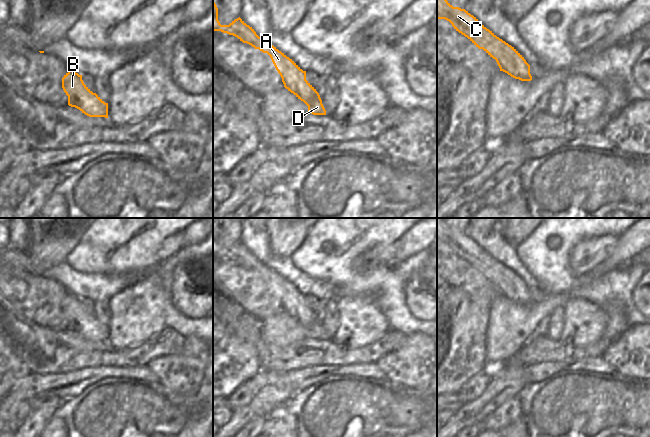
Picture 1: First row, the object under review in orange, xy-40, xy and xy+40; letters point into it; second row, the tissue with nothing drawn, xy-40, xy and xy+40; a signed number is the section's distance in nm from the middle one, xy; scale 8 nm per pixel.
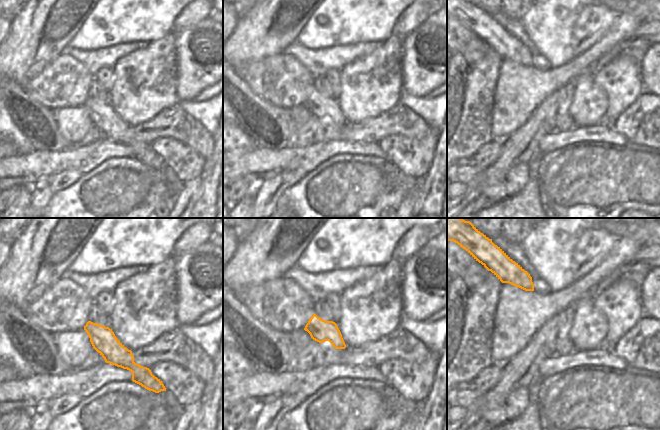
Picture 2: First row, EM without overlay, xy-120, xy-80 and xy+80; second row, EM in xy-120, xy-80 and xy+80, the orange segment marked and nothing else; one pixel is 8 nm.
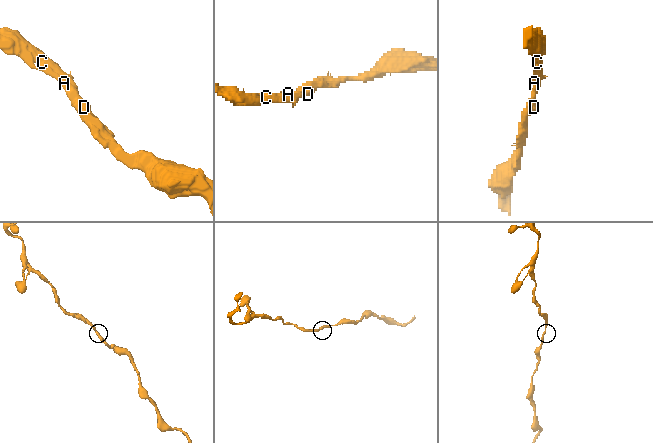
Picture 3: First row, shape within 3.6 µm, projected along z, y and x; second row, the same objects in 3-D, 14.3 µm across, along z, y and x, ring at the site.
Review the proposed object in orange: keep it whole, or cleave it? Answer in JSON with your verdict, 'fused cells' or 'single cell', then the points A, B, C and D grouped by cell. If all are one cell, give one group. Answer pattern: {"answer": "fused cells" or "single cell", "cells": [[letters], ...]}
{"answer": "single cell", "cells": [["A", "B", "C", "D"]]}

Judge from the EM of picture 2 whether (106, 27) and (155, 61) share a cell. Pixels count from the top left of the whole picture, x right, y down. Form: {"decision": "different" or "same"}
{"decision": "different"}

